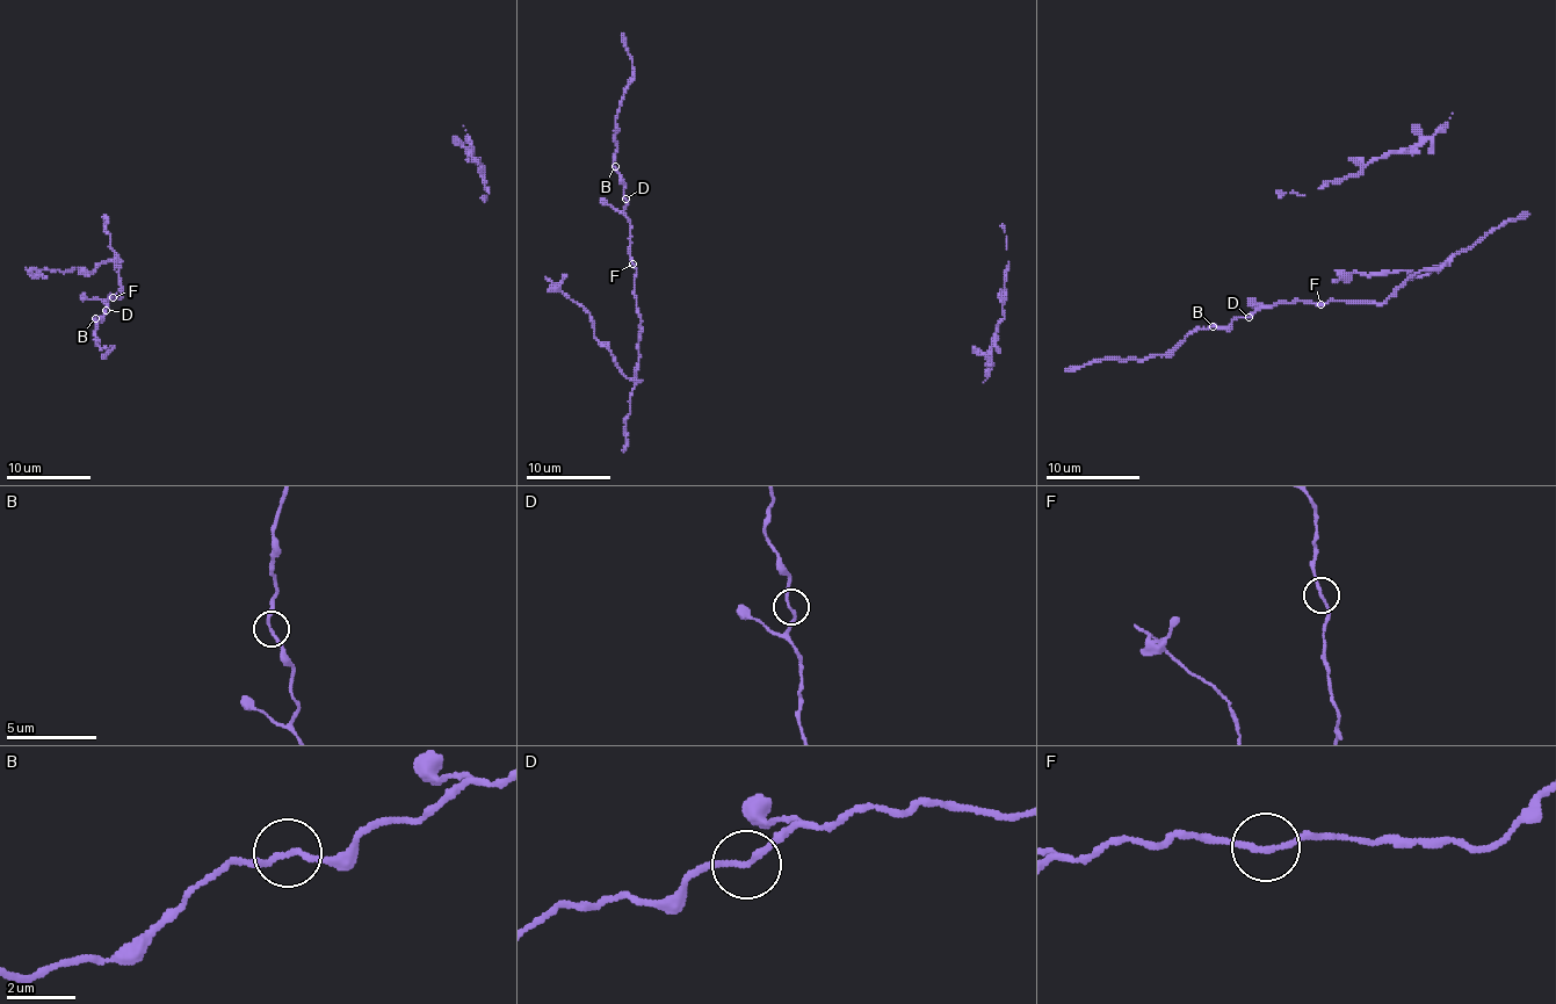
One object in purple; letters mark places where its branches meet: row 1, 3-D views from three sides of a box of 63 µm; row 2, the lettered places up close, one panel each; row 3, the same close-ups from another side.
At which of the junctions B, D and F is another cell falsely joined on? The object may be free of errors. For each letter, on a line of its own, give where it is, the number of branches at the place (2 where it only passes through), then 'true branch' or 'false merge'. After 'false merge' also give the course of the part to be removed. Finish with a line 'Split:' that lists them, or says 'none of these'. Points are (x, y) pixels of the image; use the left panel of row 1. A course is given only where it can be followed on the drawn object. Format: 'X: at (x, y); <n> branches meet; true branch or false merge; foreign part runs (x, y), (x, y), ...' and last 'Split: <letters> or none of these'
B: at (95, 318); 2 branches meet; true branch
D: at (106, 310); 2 branches meet; true branch
F: at (113, 297); 2 branches meet; false merge; foreign part runs (113, 297), (121, 297), (118, 267), (113, 261), (103, 261), (93, 272), (74, 267), (64, 272), (26, 267)
Split: F

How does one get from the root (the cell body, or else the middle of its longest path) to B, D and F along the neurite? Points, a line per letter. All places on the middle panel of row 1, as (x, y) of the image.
B: (638, 361), (641, 315), (634, 294), (636, 271), (630, 255), (630, 222), (623, 211), (623, 183), (615, 166)
D: (638, 361), (641, 315), (634, 294), (636, 271), (630, 255), (630, 222), (623, 211), (625, 199)
F: (638, 361), (641, 315), (634, 294), (636, 271), (632, 264)

